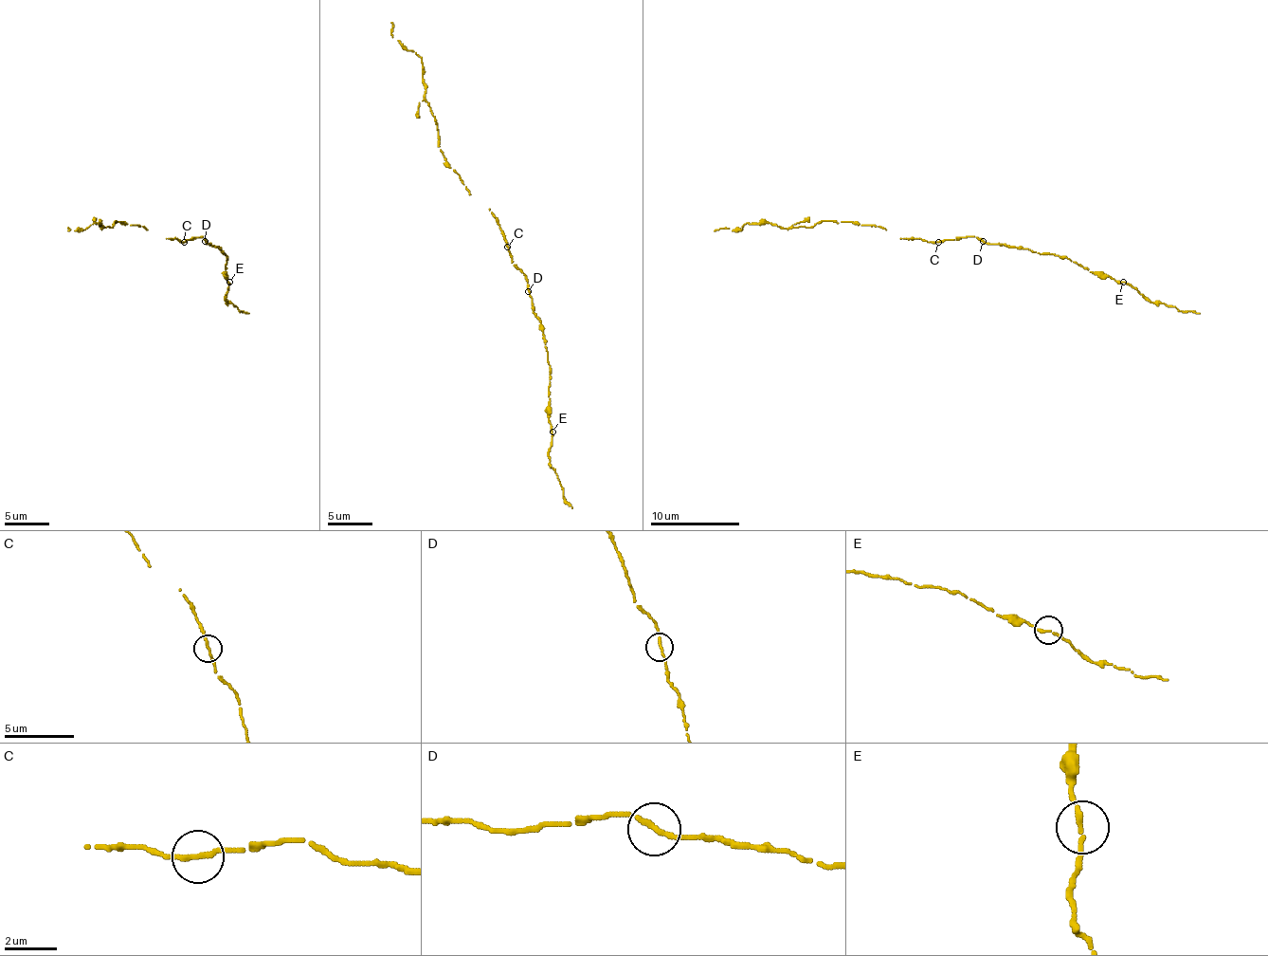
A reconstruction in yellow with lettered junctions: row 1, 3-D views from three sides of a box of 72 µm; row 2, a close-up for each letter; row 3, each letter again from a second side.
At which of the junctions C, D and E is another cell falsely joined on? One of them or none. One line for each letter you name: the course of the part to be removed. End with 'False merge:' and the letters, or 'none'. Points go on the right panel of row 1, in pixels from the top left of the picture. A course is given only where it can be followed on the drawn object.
False merge: none

